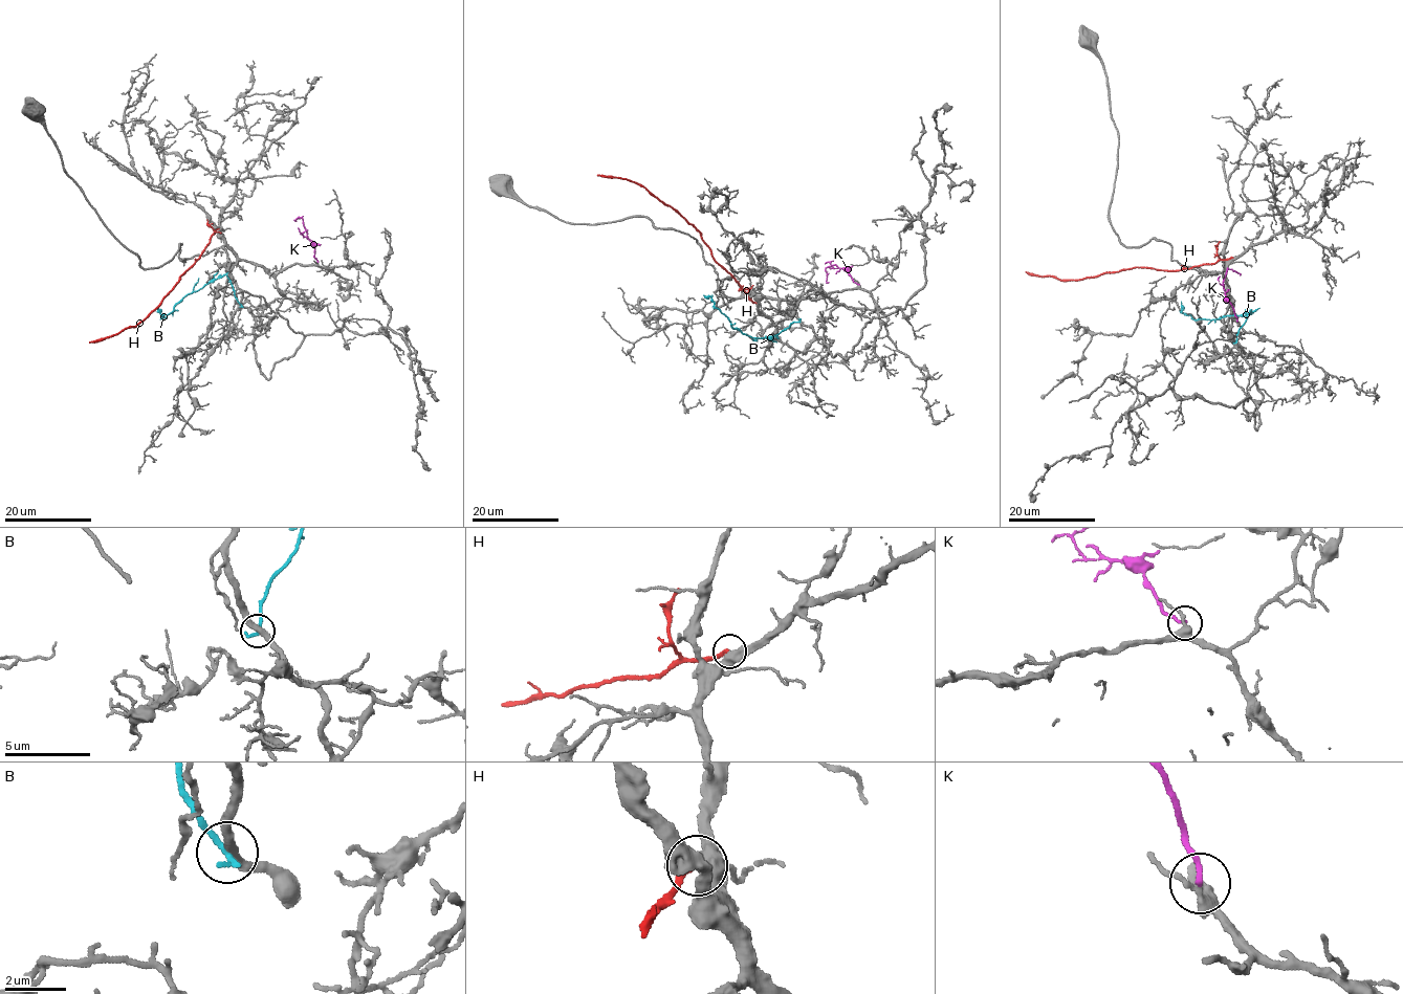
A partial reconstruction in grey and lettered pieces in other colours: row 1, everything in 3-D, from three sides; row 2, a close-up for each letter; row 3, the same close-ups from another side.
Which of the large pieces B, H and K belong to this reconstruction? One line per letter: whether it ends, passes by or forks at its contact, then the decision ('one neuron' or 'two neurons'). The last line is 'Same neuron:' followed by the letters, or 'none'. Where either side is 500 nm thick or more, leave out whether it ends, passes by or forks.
B: it ends there; two neurons
H: two neurons
K: it ends there; one neuron
Same neuron: K

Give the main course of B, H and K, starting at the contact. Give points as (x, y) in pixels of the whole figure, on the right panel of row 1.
B: (1235, 341), (1239, 330), (1250, 311), (1243, 315), (1195, 319), (1181, 312), (1181, 302)
H: (1232, 257), (1168, 271), (1132, 267), (1077, 280), (1025, 272)
K: (1237, 321), (1227, 301), (1223, 281), (1228, 268), (1241, 274)

